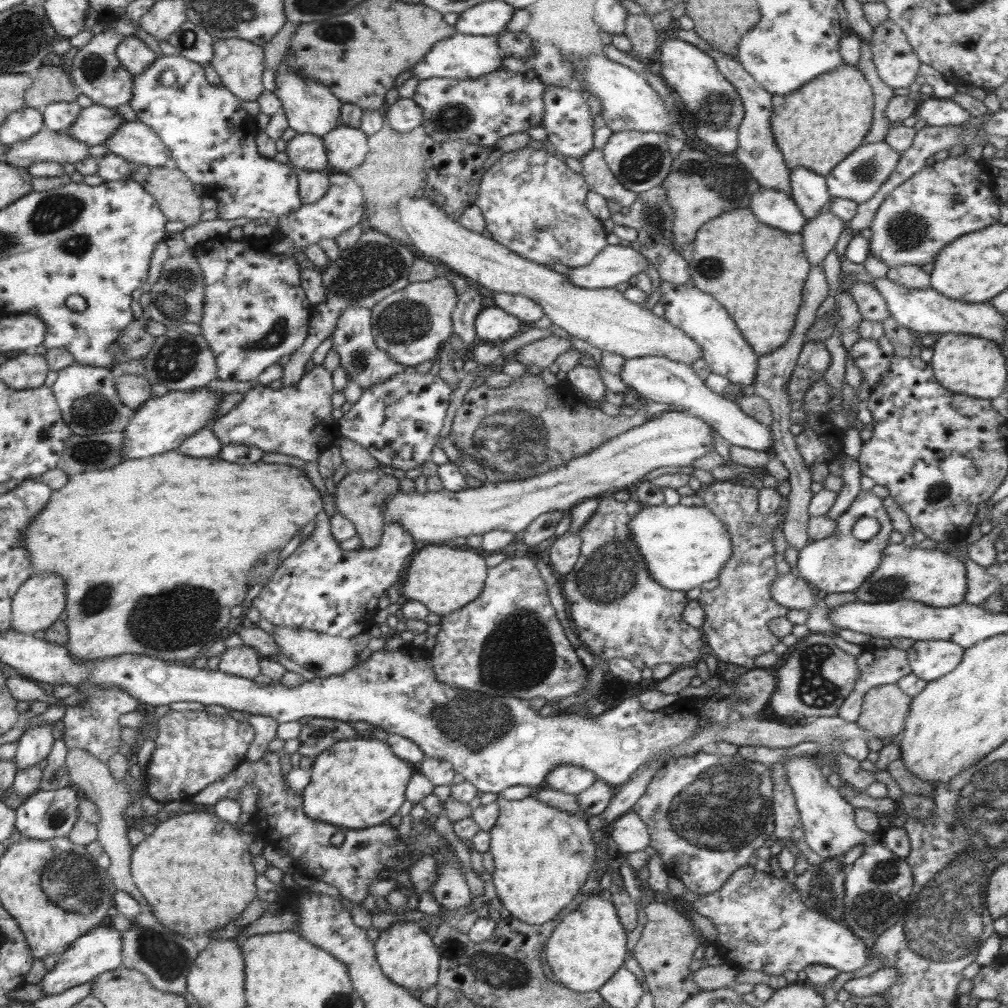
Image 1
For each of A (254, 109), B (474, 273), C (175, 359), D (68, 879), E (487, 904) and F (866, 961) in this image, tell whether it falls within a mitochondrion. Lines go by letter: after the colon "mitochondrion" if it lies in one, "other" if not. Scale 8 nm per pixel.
A: other
B: other
C: mitochondrion
D: mitochondrion
E: other
F: other

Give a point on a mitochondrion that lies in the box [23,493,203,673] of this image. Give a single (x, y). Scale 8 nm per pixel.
(92, 606)

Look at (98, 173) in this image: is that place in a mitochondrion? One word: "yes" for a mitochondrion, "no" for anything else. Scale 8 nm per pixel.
no

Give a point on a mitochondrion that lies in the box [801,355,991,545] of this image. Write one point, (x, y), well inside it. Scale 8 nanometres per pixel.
(938, 491)

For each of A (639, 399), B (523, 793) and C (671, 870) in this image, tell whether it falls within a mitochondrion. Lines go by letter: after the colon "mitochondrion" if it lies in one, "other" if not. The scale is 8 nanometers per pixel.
A: other
B: other
C: other

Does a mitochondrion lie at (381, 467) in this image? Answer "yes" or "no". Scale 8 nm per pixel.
no

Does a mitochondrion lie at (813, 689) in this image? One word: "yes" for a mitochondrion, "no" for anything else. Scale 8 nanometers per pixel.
yes

